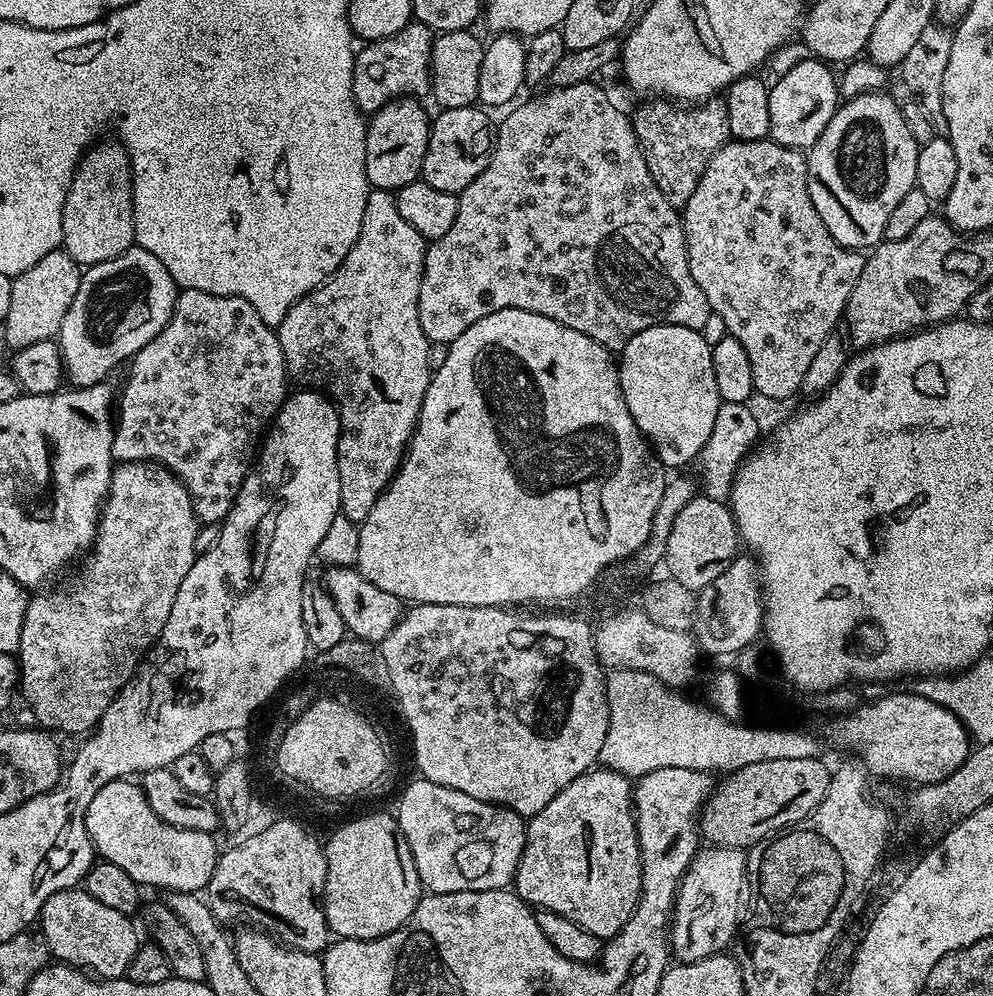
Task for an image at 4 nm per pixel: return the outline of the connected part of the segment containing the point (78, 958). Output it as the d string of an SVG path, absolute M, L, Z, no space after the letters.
M77 886L46 898L40 911L38 931L57 961L87 970L97 978L119 980L127 977L130 962L142 943L142 937L136 933L132 922L132 916L110 910L110 906L102 906L98 898Z

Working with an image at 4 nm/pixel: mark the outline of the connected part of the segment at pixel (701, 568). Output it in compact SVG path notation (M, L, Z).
M697 494L674 518L674 526L670 526L670 538L666 538L666 554L664 555L663 567L668 568L667 575L671 579L682 582L690 591L698 593L701 588L710 586L722 570L732 563L738 555L738 533L736 531L736 520L732 517L732 509L725 501L715 500L703 494Z

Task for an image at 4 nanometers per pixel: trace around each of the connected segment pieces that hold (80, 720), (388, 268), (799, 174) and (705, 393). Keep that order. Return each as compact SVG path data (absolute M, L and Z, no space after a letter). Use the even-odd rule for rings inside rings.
M125 460L113 467L108 495L101 507L100 521L96 526L96 538L90 549L90 555L87 557L87 559L89 558L88 569L65 592L37 591L29 599L26 606L18 649L18 659L20 661L19 691L22 693L22 696L24 692L24 700L28 703L28 708L32 711L33 718L37 720L33 721L41 729L51 730L53 733L84 732L83 734L88 734L95 728L97 722L102 718L102 714L110 706L112 699L124 689L128 679L140 667L140 662L144 659L148 649L155 644L158 637L162 634L162 626L166 626L166 618L170 618L170 610L174 606L174 598L178 598L178 586L182 586L182 578L186 578L186 574L190 574L190 566L194 566L196 561L198 555L196 539L200 536L200 528L202 529L202 522L196 516L196 511L186 486L169 468L147 460Z
M372 188L366 198L366 210L360 213L360 233L346 258L340 263L339 268L328 277L324 283L320 284L313 292L307 292L301 300L282 318L280 327L275 329L278 342L282 346L284 355L284 367L287 368L289 377L293 381L301 380L304 386L319 386L326 390L327 395L338 405L340 414L340 437L336 453L338 454L338 478L340 479L340 510L343 516L357 522L364 521L370 514L374 502L388 488L388 484L400 469L400 464L404 460L404 453L408 450L408 444L412 441L412 431L416 428L416 421L420 418L420 407L422 398L428 389L430 379L430 369L428 367L428 345L429 340L422 330L422 322L418 322L418 290L422 286L422 270L424 269L424 253L426 251L426 242L398 214L396 197L389 189Z
M771 138L763 140L734 140L729 139L710 158L698 186L694 186L694 194L686 201L682 209L684 221L684 241L688 247L688 265L690 274L694 274L694 282L698 282L698 290L706 294L711 315L716 316L724 323L723 331L733 336L738 342L742 342L742 350L750 357L750 370L754 373L754 386L759 395L764 395L768 400L788 400L799 393L802 386L802 378L806 378L806 370L810 370L810 362L818 350L822 350L822 342L837 331L836 323L841 323L844 308L848 304L850 294L858 282L858 274L862 274L864 256L859 251L843 248L826 230L826 222L818 210L814 210L814 202L810 202L810 190L808 189L808 158L799 148L783 148L775 144Z
M681 324L650 326L634 334L618 356L626 406L638 430L668 470L683 469L683 464L699 457L710 430L714 430L714 418L718 418L722 401L714 382L712 344L704 335L703 331Z

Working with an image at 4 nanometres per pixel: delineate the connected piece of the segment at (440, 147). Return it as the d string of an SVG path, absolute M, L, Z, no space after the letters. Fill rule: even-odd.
M480 106L446 108L437 113L428 130L422 178L434 186L434 190L458 194L470 186L470 182L474 182L474 178L478 178L478 174L482 174L490 162L494 147L494 120L492 124L488 117L491 115Z

